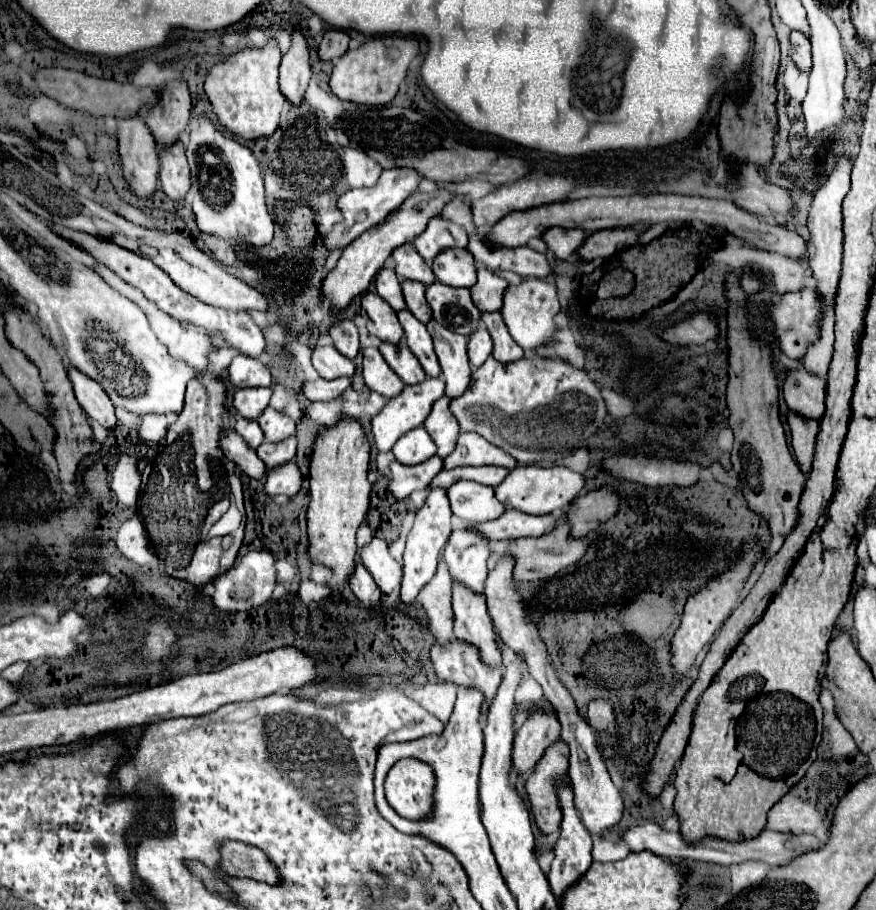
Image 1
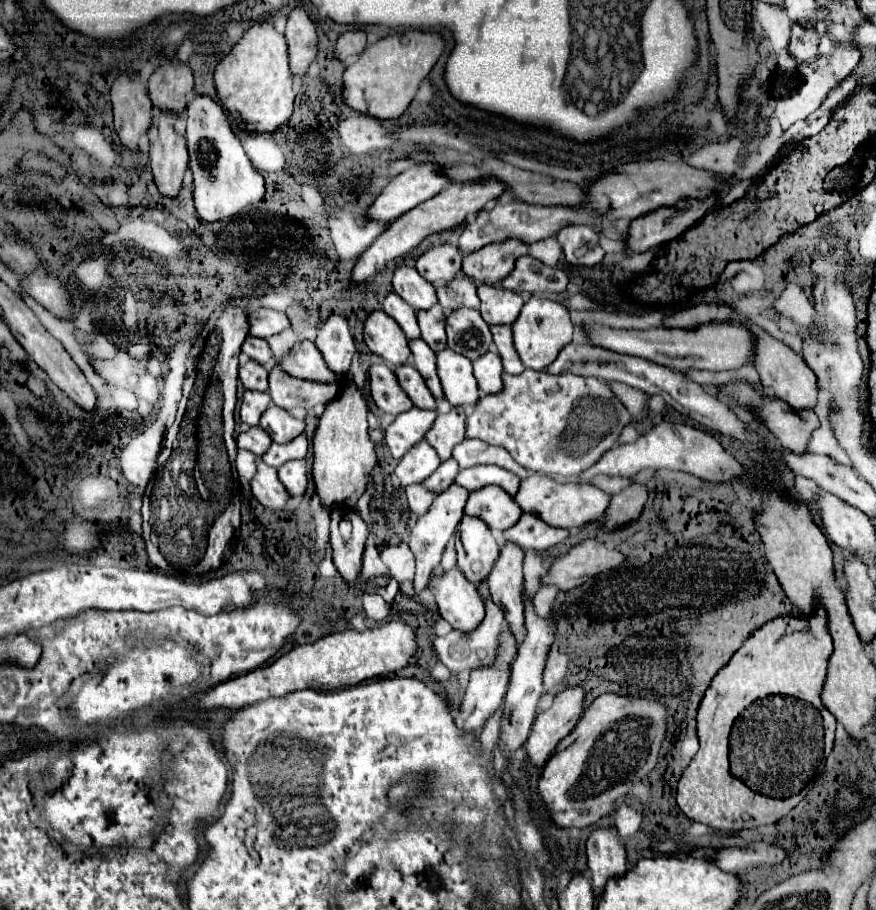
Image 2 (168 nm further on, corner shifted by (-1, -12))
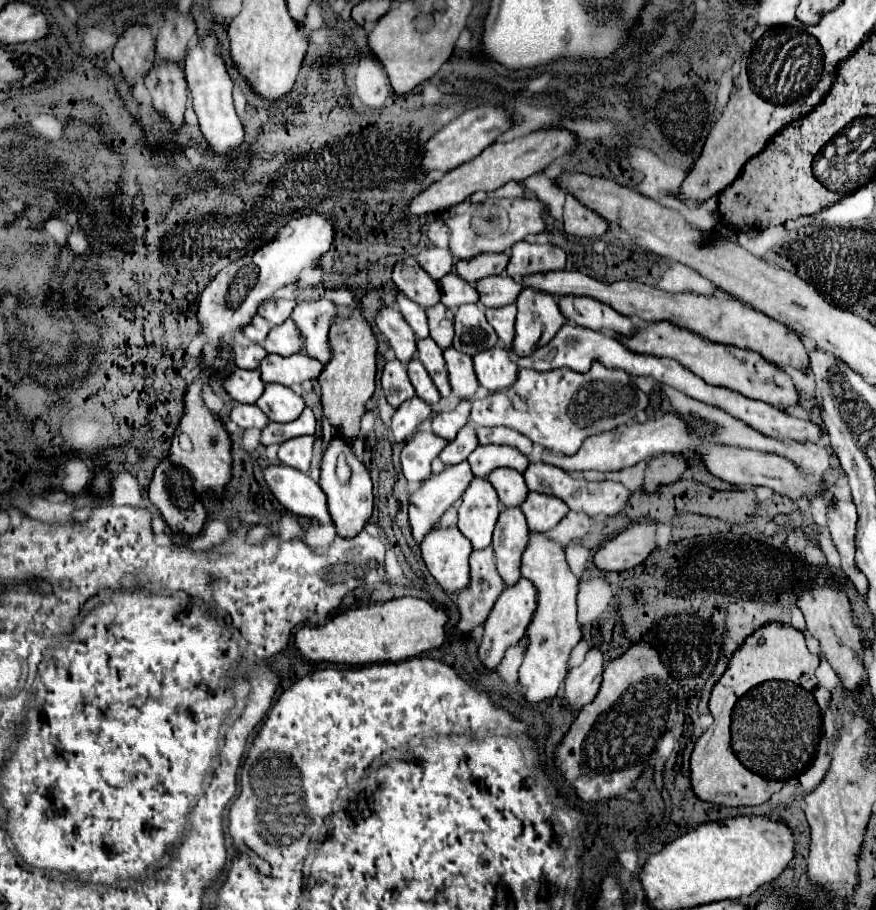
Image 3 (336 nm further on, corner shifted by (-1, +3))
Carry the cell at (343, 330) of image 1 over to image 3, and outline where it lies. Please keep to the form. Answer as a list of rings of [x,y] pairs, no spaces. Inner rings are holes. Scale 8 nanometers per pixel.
[[[321,298],[317,302],[301,302],[291,314],[305,336],[305,354],[323,364],[331,360],[329,328],[335,320],[335,314],[337,306],[327,298]]]

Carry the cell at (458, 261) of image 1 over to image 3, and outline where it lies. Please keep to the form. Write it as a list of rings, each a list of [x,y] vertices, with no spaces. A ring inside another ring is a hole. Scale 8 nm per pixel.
[[[449,272],[447,276],[443,276],[443,280],[439,280],[439,288],[441,288],[441,302],[455,310],[461,304],[469,304],[469,302],[479,302],[479,294],[475,290],[473,284],[467,284],[461,276]]]

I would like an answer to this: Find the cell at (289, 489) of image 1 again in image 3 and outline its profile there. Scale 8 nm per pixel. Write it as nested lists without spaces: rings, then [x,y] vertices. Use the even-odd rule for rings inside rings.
[[[299,436],[299,438],[291,438],[291,440],[283,442],[279,448],[281,464],[305,472],[311,462],[313,442],[315,442],[313,436]]]

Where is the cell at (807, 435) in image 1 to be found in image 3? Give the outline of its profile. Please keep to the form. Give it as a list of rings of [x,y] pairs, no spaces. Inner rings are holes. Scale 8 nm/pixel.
[[[649,324],[645,328],[639,328],[635,336],[631,338],[621,338],[617,336],[629,350],[639,352],[639,354],[653,354],[653,356],[667,356],[679,360],[685,368],[701,376],[707,384],[713,382],[729,382],[721,384],[723,388],[731,388],[747,398],[753,400],[763,400],[775,408],[791,408],[797,406],[799,402],[799,392],[787,372],[781,368],[765,362],[757,352],[747,352],[741,348],[731,348],[731,346],[721,346],[713,342],[701,340],[697,334],[677,328],[673,324]]]

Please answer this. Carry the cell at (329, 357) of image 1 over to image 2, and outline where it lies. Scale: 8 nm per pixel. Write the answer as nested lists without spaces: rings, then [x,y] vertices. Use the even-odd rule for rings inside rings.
[[[301,341],[297,351],[285,353],[279,359],[279,367],[299,379],[315,379],[321,383],[333,383],[333,381],[339,383],[341,381],[341,377],[327,371],[323,357],[319,355],[319,351],[313,347],[311,341]]]

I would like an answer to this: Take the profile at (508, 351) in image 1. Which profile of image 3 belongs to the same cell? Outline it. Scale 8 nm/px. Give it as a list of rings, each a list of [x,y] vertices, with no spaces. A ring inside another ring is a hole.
[[[509,304],[503,308],[489,308],[485,314],[487,314],[489,324],[495,328],[497,336],[505,344],[505,348],[511,350],[513,336],[515,336],[515,314],[517,314],[515,304]]]

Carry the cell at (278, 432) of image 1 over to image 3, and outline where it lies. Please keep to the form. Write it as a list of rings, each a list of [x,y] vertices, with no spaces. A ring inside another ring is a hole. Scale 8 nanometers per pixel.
[[[267,384],[263,396],[257,400],[257,406],[271,422],[291,422],[299,418],[305,402],[291,388],[283,388],[281,384]]]

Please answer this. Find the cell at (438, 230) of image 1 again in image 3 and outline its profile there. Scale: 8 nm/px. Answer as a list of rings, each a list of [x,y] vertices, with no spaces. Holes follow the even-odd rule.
[[[429,246],[429,248],[421,250],[417,260],[429,272],[429,276],[433,280],[441,280],[445,274],[451,272],[451,268],[455,264],[455,260],[451,260],[451,252],[447,252],[447,248],[439,248],[439,246]]]

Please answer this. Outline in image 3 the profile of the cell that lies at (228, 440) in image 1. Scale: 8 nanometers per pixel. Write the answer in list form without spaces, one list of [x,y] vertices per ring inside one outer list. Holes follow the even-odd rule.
[[[271,464],[263,468],[263,478],[267,482],[267,488],[283,508],[293,514],[317,518],[325,524],[331,524],[327,498],[319,484],[313,482],[309,476],[283,464]]]

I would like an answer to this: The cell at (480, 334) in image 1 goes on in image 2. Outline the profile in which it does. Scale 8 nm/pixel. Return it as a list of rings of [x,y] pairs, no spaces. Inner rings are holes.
[[[489,351],[487,355],[481,355],[481,359],[477,359],[473,363],[473,371],[475,371],[475,379],[479,383],[479,389],[485,395],[495,395],[503,389],[503,365],[501,365],[501,357],[493,351]]]

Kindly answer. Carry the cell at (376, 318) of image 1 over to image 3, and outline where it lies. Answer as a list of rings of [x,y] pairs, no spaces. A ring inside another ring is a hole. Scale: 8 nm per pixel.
[[[381,308],[375,318],[377,328],[381,334],[389,340],[395,356],[407,364],[415,354],[415,332],[411,332],[411,326],[403,320],[403,316],[395,308]]]

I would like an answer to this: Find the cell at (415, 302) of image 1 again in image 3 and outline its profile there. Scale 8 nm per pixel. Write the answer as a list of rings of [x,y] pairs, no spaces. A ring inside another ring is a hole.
[[[441,302],[427,308],[427,320],[429,320],[429,336],[437,342],[439,348],[451,346],[453,340],[453,314],[447,306]]]

